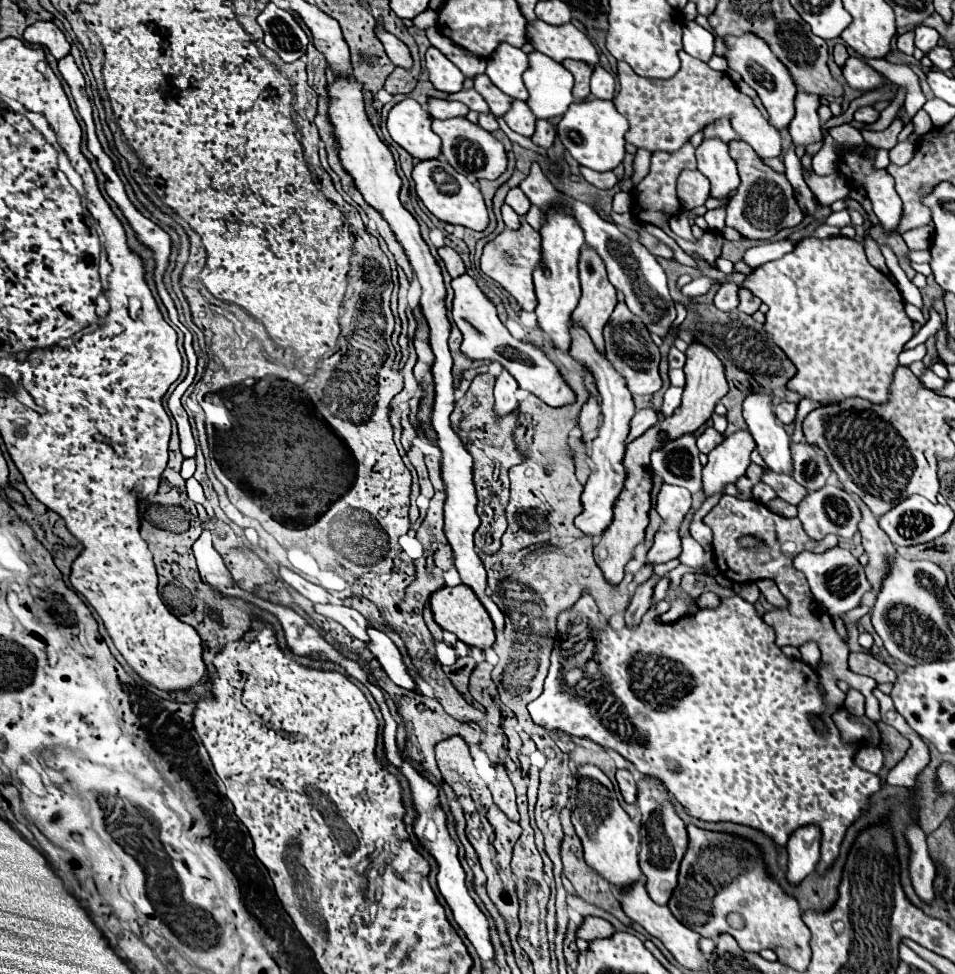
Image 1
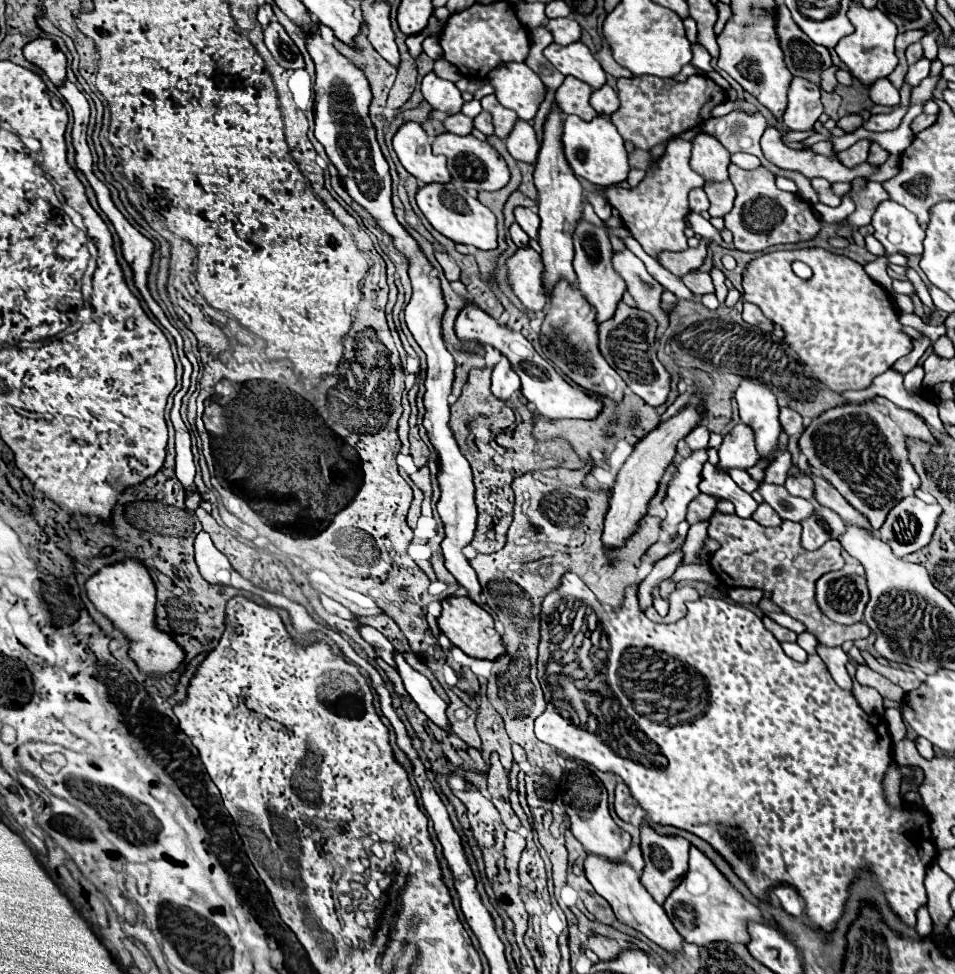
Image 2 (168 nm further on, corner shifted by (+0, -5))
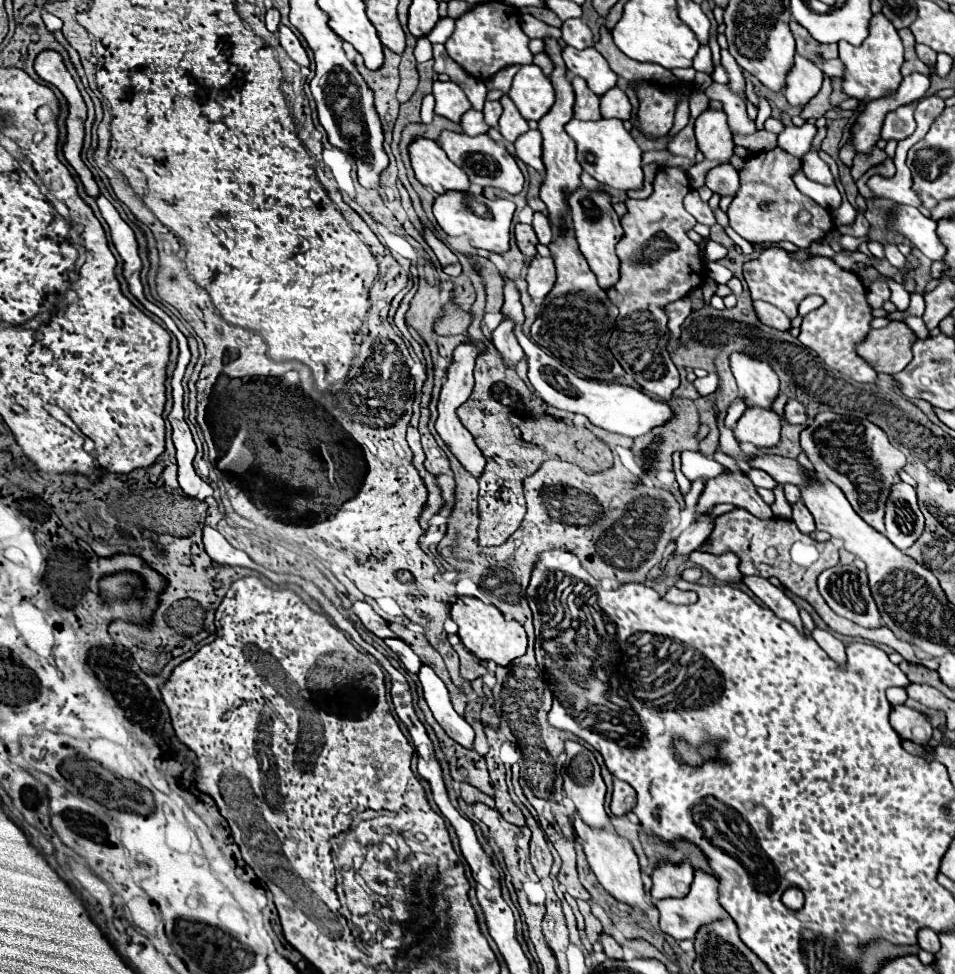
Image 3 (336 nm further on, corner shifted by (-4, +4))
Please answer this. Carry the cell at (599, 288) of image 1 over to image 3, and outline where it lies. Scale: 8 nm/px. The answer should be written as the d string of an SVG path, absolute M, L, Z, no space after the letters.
M580 187L574 191L574 195L568 197L570 205L570 219L572 219L572 229L576 235L576 241L580 245L582 255L586 257L592 273L598 277L598 285L602 289L610 289L618 283L620 279L620 259L614 253L616 243L622 237L622 227L616 211L612 209L610 195L606 191L602 193L590 193L588 189Z

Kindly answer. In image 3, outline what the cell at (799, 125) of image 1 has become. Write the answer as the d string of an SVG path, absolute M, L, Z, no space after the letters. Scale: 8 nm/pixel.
M796 55L794 67L786 77L786 89L784 95L790 105L804 107L812 97L818 95L822 87L822 71L808 59Z

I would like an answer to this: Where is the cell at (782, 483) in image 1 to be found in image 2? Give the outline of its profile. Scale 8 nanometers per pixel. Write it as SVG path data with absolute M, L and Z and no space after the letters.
M762 482L758 492L764 496L766 504L770 504L776 510L776 514L782 516L782 520L802 522L816 510L810 500L790 496L784 486L774 486L774 484Z

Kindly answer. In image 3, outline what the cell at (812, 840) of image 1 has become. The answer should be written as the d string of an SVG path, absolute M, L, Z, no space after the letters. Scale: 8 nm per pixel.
M788 887L782 895L782 901L788 909L800 909L804 905L804 893L798 887Z

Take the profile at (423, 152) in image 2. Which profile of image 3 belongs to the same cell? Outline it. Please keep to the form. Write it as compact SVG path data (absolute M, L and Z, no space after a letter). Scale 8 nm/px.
M416 137L408 145L408 153L416 179L422 185L432 187L436 193L444 193L448 189L468 191L468 175L446 157L444 149L436 141Z

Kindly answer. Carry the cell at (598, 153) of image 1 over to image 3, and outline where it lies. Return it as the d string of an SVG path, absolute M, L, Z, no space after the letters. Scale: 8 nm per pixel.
M570 119L566 123L566 133L576 141L578 149L578 163L586 173L598 179L602 185L630 191L640 189L644 175L642 175L642 151L632 139L632 135L624 129L620 119L598 119L598 121L580 121Z

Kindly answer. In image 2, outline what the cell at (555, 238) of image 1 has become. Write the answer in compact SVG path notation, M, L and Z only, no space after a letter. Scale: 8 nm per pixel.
M554 104L550 114L546 116L546 124L544 124L544 136L542 136L542 148L538 152L538 162L536 162L536 170L534 170L534 186L538 190L538 216L542 220L540 224L540 246L542 246L542 260L544 260L544 284L548 288L548 292L554 288L554 284L560 278L566 278L570 282L576 282L576 274L572 268L572 258L574 258L574 248L572 248L572 234L574 228L578 224L578 218L582 216L580 212L580 202L582 202L582 186L578 182L578 178L574 176L562 144L560 144L560 136L562 136L562 114L560 108Z

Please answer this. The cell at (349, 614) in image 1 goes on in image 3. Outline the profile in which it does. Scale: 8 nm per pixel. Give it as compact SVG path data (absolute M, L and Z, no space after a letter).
M386 637L384 643L400 657L400 661L404 663L404 667L410 671L410 673L418 673L422 661L418 659L418 655L402 641L402 639L396 639L396 637Z

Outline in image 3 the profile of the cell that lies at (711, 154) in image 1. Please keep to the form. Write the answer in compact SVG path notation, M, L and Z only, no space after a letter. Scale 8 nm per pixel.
M708 109L696 119L696 141L700 153L718 163L728 163L734 155L732 133L726 125L726 115L722 111Z

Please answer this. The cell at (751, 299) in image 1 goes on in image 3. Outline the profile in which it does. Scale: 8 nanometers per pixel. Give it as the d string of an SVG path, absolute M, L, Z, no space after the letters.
M754 301L754 311L764 325L770 325L770 327L780 329L780 331L790 329L790 319L780 309L776 309L774 305L768 305L766 301Z

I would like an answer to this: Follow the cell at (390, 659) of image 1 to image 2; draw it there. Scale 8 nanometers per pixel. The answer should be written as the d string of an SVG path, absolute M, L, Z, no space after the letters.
M396 652L394 658L396 658L396 664L398 664L398 672L400 672L402 680L404 680L404 686L406 686L406 690L408 690L408 694L412 696L412 700L418 704L418 708L420 708L436 726L440 726L440 728L446 730L446 732L452 732L450 722L448 722L448 718L446 718L446 702L436 694L436 690L432 688L430 680L428 680L424 674L416 672L416 670L402 658L402 654Z

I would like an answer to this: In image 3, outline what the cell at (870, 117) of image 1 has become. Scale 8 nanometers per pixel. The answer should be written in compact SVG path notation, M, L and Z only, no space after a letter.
M898 107L898 109L890 111L882 125L882 133L880 133L882 139L902 141L908 135L912 135L916 129L916 121L914 121L912 113L914 113L914 107Z

